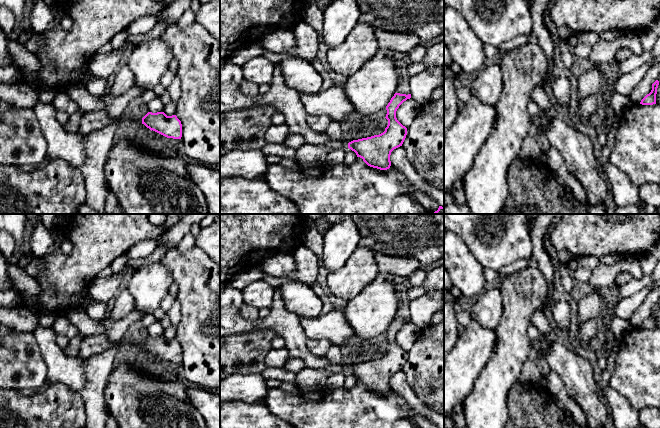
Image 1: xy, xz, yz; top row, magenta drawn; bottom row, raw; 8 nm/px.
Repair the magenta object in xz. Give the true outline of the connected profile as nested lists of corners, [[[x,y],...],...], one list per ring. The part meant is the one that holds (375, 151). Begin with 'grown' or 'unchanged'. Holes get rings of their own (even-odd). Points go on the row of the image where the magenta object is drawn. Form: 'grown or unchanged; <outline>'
grown; [[[274,66],[273,82],[268,92],[254,98],[245,96],[239,84],[220,84],[220,113],[249,109],[255,105],[269,105],[285,116],[290,134],[300,134],[306,143],[323,146],[329,152],[336,149],[351,149],[370,167],[387,170],[391,166],[391,152],[402,146],[407,128],[396,118],[399,106],[411,98],[411,94],[395,93],[386,106],[388,125],[379,135],[353,140],[349,143],[341,138],[332,139],[324,133],[312,131],[306,121],[307,112],[300,101],[300,93],[286,86],[281,68]]]

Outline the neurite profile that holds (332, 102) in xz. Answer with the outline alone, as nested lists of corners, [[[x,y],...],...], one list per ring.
[[[332,86],[314,94],[300,93],[300,101],[308,115],[326,115],[343,126],[351,125],[346,118],[355,110],[341,87]]]

